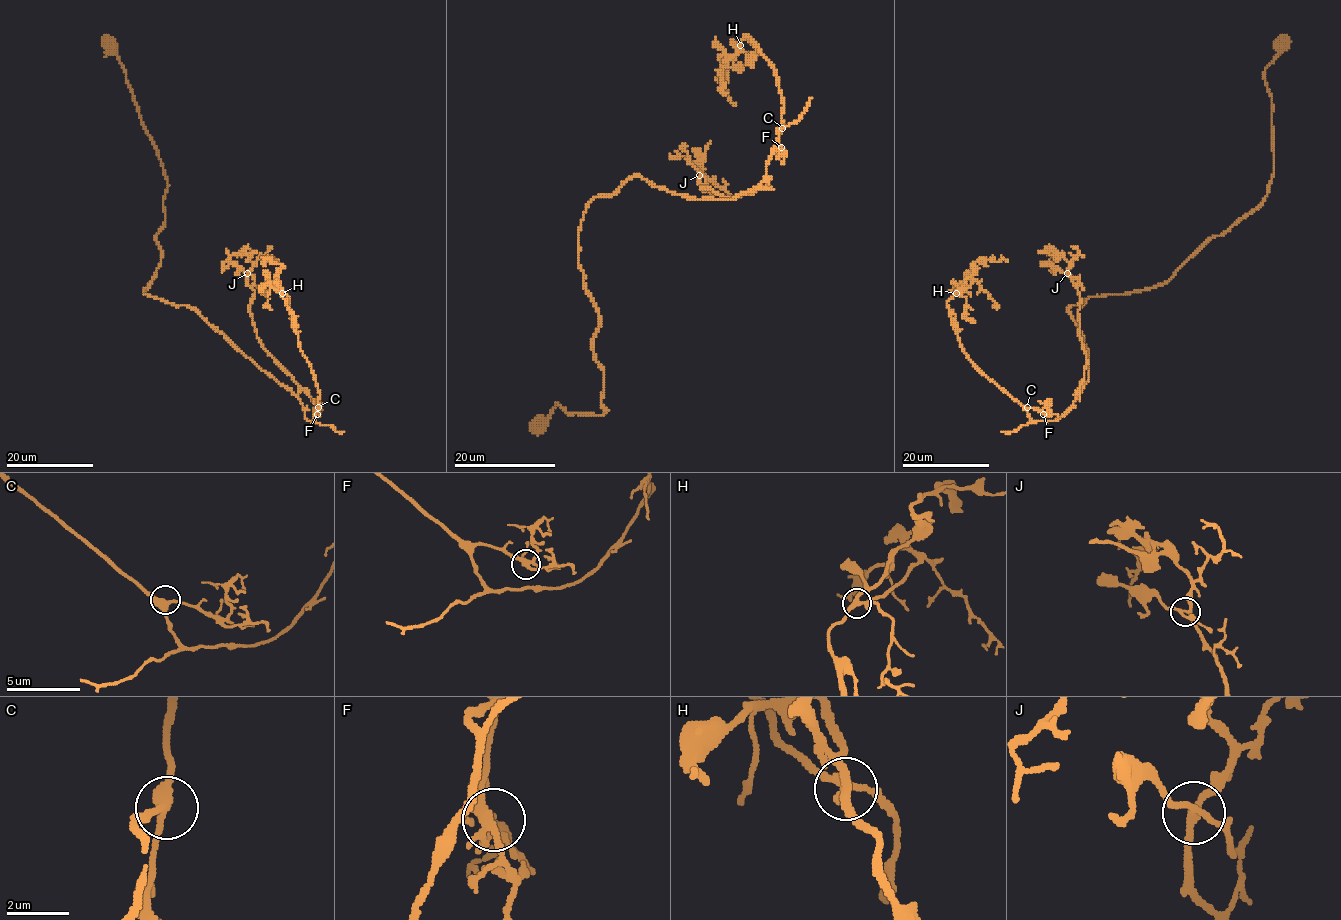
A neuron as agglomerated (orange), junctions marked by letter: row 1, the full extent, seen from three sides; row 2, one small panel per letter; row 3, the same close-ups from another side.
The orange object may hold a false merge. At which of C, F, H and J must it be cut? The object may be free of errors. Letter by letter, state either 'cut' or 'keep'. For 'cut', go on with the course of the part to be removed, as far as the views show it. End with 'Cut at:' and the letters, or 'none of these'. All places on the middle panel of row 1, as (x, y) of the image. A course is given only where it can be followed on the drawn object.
C: keep
F: keep
H: keep
J: keep
Cut at: none of these

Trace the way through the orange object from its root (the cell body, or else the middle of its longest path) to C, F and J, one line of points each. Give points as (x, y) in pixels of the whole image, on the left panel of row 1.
C: (109, 45), (167, 180), (156, 235), (161, 262), (143, 294), (194, 308), (287, 386), (307, 420), (318, 407)
F: (109, 45), (167, 180), (156, 235), (161, 262), (143, 294), (194, 308), (287, 386), (307, 420), (317, 414)
J: (109, 45), (167, 180), (156, 235), (161, 262), (143, 294), (194, 308), (297, 394), (257, 336), (247, 273)

